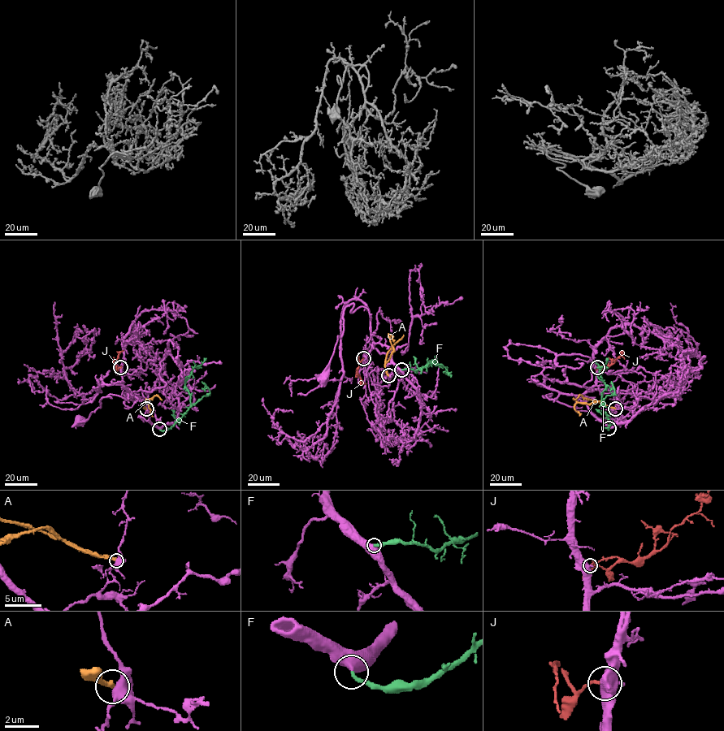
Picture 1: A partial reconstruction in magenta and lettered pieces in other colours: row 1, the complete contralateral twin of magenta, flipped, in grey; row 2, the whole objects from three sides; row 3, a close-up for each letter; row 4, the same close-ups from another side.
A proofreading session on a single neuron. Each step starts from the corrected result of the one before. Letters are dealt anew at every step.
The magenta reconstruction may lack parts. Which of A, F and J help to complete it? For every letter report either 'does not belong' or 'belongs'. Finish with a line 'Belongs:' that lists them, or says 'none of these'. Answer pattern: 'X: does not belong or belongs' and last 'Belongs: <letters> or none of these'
A: does not belong
F: belongs
J: belongs
Belongs: F, J

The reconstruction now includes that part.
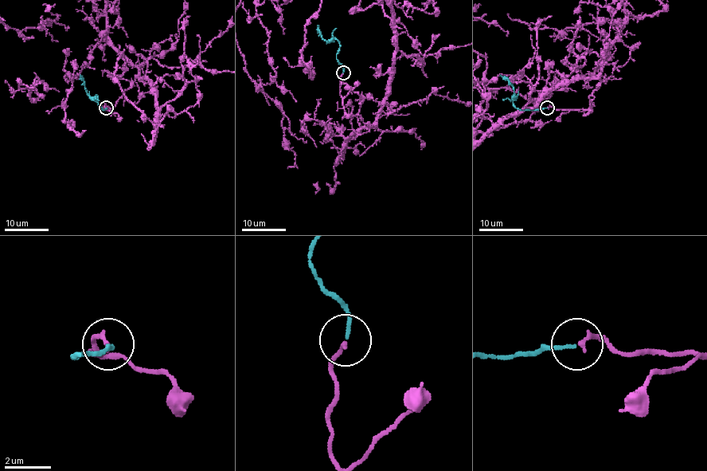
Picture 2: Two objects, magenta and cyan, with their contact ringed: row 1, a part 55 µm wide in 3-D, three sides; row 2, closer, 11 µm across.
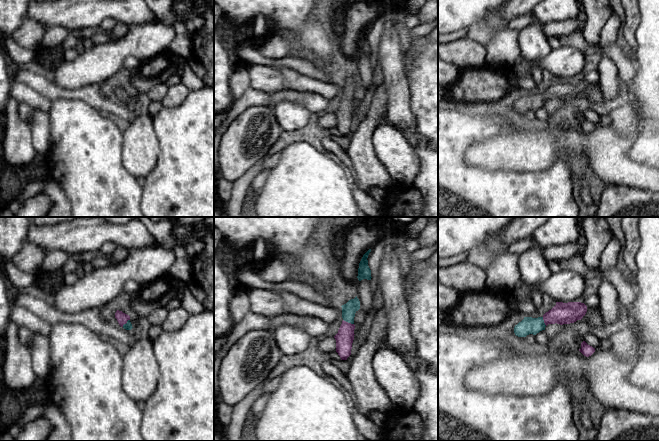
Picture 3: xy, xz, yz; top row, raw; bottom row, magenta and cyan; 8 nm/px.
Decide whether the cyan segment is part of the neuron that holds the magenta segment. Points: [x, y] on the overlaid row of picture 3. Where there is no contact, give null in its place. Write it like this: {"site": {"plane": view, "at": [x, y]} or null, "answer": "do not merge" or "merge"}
{"site": {"plane": "xz", "at": [347, 322]}, "answer": "merge"}

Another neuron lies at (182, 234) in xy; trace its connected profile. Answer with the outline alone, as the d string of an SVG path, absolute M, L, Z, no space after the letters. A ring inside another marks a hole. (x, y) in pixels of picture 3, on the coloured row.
M205 217L202 221L189 225L178 224L171 229L171 235L179 245L183 246L185 243L199 239L208 231L214 232L214 217Z

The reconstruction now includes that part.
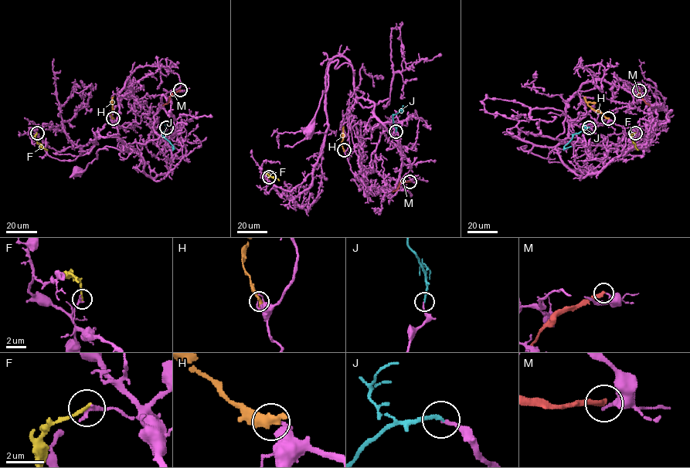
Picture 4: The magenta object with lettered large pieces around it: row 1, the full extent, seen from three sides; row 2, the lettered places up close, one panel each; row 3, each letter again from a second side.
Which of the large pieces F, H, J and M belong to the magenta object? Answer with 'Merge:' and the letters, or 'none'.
Merge: J

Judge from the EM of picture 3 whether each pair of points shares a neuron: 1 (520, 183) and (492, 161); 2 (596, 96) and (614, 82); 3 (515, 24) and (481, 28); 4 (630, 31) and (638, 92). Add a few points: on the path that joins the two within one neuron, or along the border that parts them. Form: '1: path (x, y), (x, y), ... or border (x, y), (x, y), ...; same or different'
1: border (481, 167), (527, 172); different
2: border (598, 84), (601, 93), (607, 99), (615, 100); different
3: border (528, 14), (515, 16), (506, 26); different
4: border (636, 31), (636, 49), (631, 61); different

